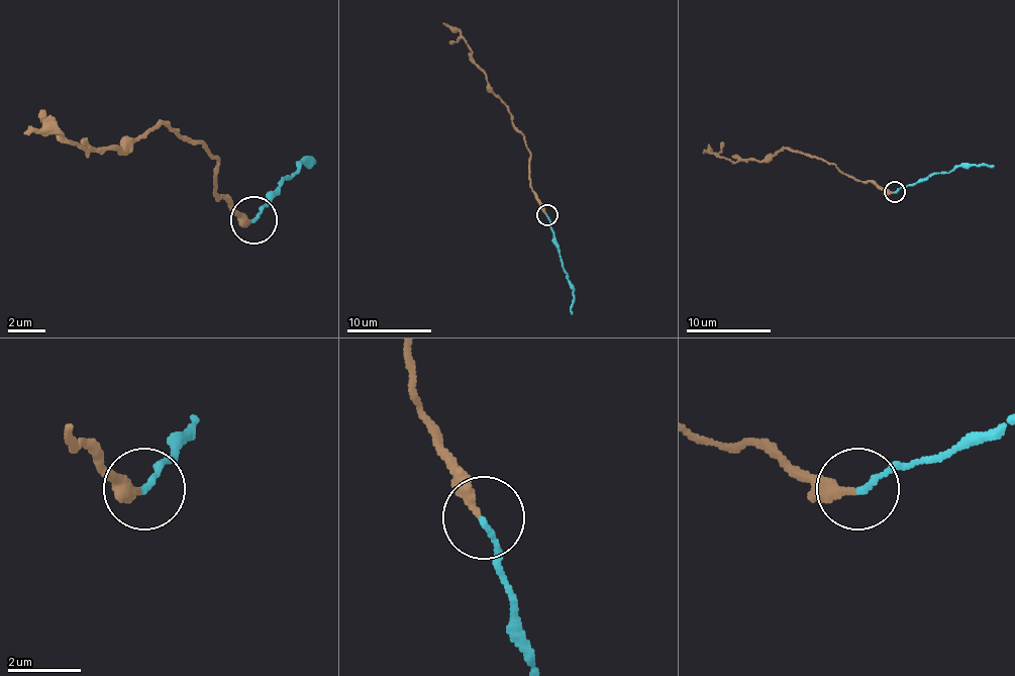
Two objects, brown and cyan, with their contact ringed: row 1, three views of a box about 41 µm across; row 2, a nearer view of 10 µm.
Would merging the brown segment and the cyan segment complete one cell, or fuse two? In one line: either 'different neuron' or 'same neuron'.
different neuron

